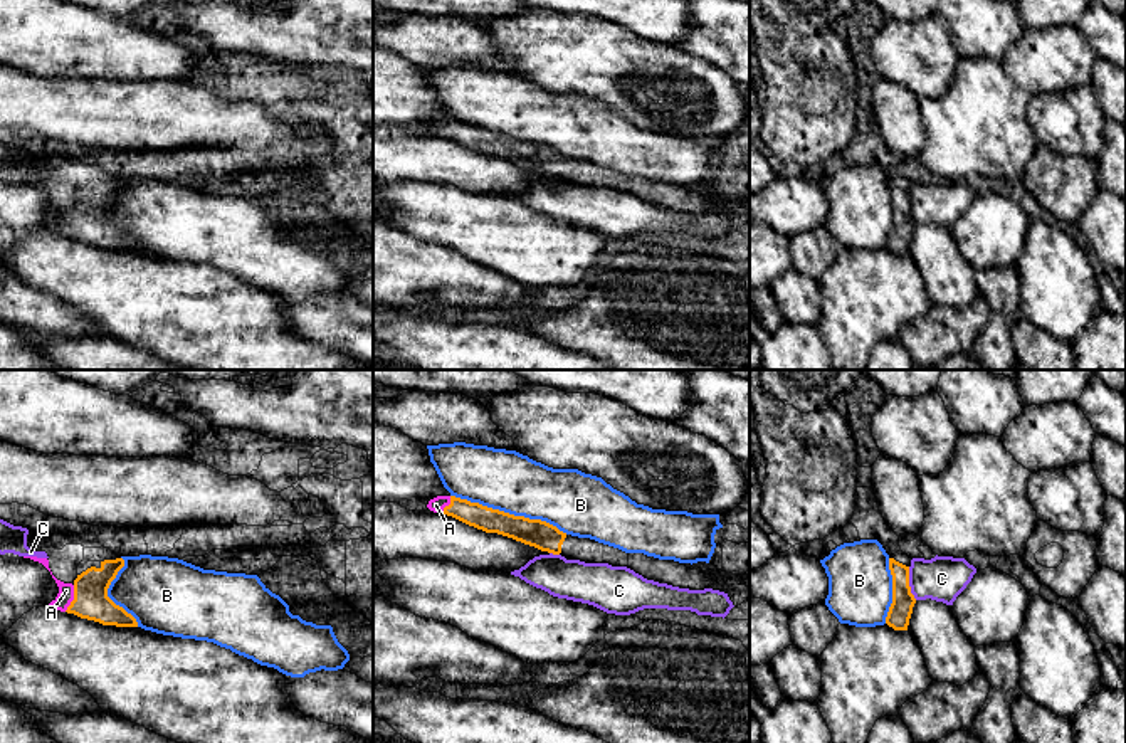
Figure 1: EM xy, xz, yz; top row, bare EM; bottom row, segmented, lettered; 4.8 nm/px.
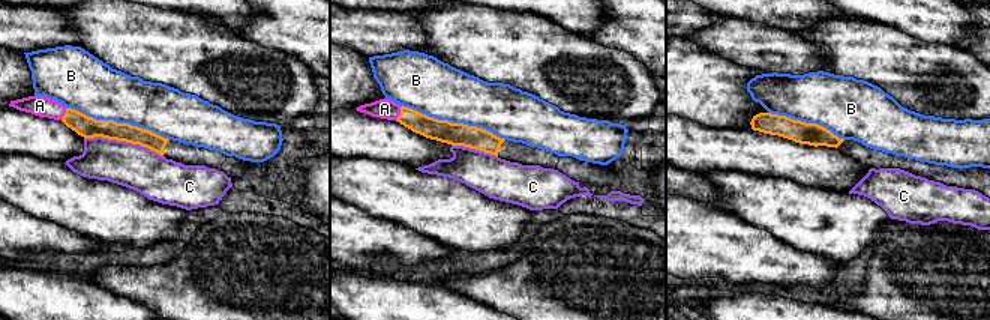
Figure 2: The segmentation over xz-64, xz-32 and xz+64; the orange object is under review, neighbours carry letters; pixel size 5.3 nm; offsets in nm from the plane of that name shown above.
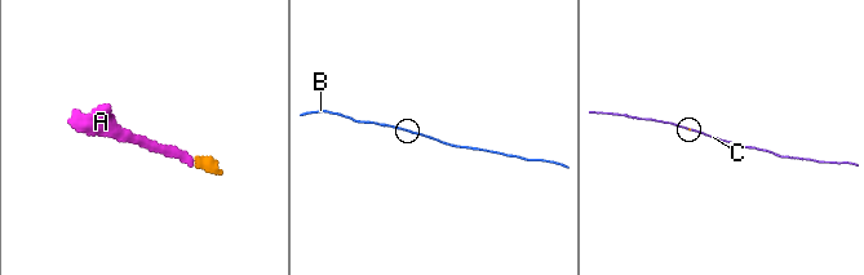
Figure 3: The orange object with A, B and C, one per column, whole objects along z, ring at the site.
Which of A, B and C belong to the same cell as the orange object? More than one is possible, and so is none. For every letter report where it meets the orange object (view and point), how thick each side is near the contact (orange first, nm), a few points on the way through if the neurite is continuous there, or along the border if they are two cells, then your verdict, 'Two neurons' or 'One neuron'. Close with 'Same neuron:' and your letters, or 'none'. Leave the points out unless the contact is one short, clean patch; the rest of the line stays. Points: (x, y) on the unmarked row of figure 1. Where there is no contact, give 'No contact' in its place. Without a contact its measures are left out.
A: Touches orange at xy (74, 222). Thickness 170 nm (orange) against 80 nm. Path across: xy (91, 224), (74, 222), (66, 214). One neuron
B: Touches orange at xz (508, 137). Thickness 140 nm (orange) against 280 nm. Two neurons
C: Touches orange at yz (908, 207). Thickness 110 nm (orange) against 220 nm. Two neurons
Same neuron: A

